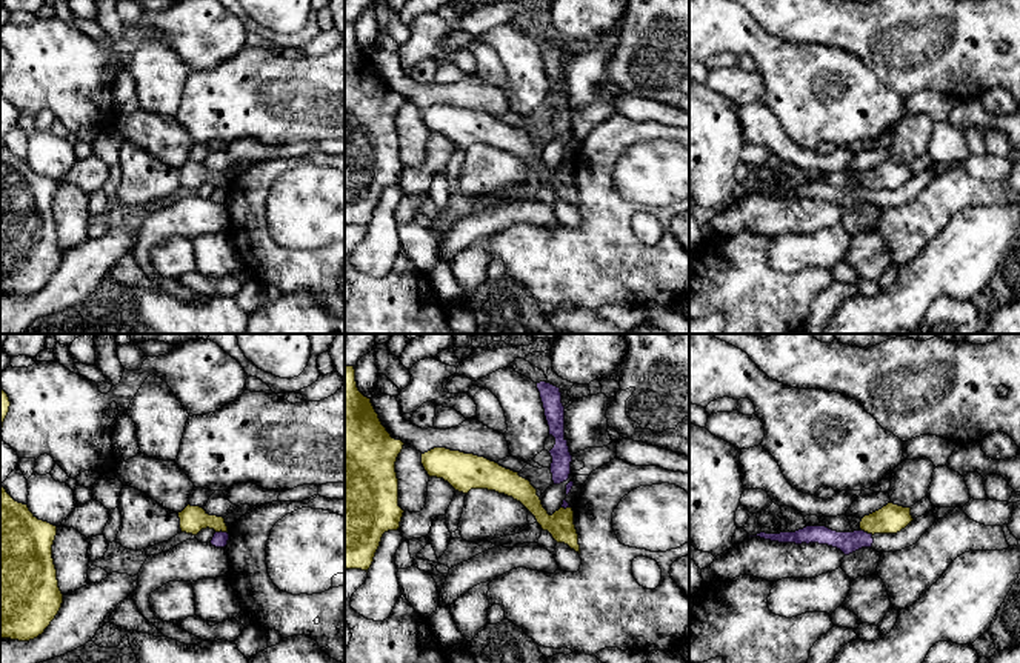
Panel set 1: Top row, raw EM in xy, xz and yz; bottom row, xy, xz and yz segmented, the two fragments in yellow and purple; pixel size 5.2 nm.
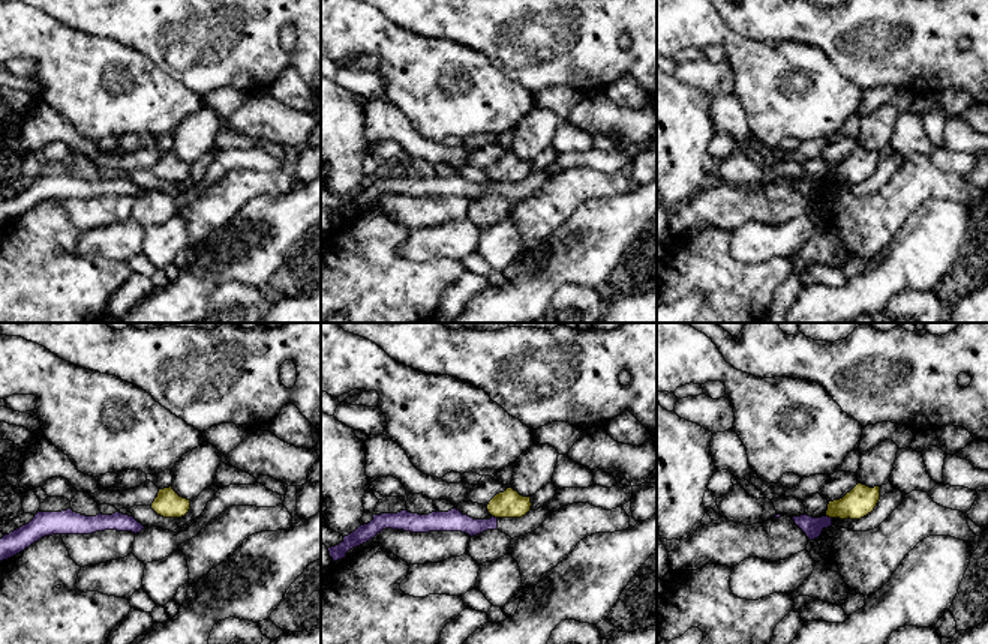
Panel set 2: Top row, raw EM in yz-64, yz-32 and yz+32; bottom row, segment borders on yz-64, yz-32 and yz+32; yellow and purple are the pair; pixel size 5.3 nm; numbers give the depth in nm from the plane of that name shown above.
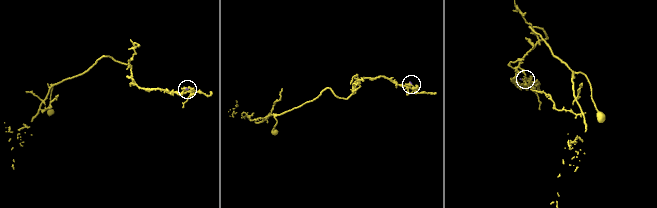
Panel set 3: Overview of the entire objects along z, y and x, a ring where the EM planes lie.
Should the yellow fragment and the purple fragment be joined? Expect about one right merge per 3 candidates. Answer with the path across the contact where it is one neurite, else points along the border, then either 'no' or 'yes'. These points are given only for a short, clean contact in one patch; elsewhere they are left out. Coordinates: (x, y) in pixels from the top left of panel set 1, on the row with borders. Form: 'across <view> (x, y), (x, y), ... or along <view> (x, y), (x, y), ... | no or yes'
along yz (860, 528), (873, 534) | no

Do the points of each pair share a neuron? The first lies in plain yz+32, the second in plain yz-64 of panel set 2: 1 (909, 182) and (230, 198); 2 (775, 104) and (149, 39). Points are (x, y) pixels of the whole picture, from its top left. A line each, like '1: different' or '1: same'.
1: same
2: different

